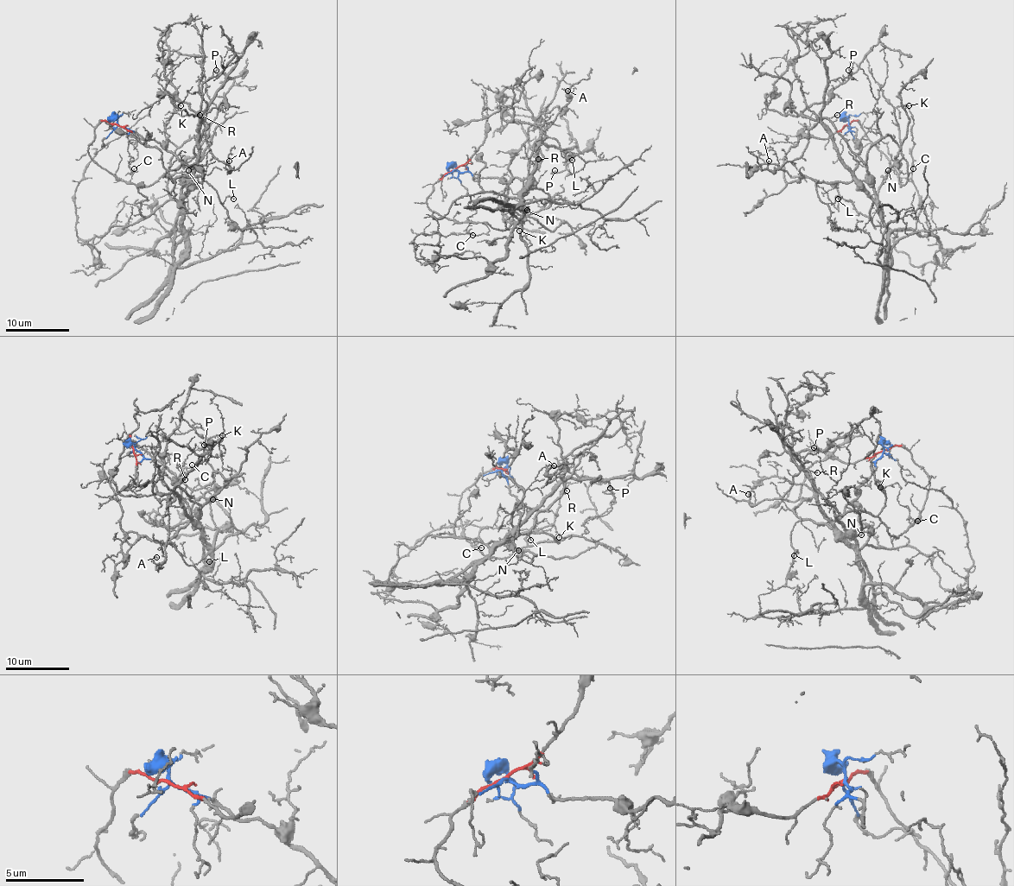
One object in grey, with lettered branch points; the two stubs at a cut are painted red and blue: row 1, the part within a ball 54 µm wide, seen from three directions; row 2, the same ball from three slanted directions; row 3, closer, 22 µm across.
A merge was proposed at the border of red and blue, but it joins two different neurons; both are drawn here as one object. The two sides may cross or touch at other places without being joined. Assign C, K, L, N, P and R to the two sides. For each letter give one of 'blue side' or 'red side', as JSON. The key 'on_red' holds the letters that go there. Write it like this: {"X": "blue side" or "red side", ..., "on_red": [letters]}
{"C": "red side", "K": "red side", "L": "blue side", "N": "blue side", "P": "blue side", "R": "blue side", "on_red": ["C", "K"]}

